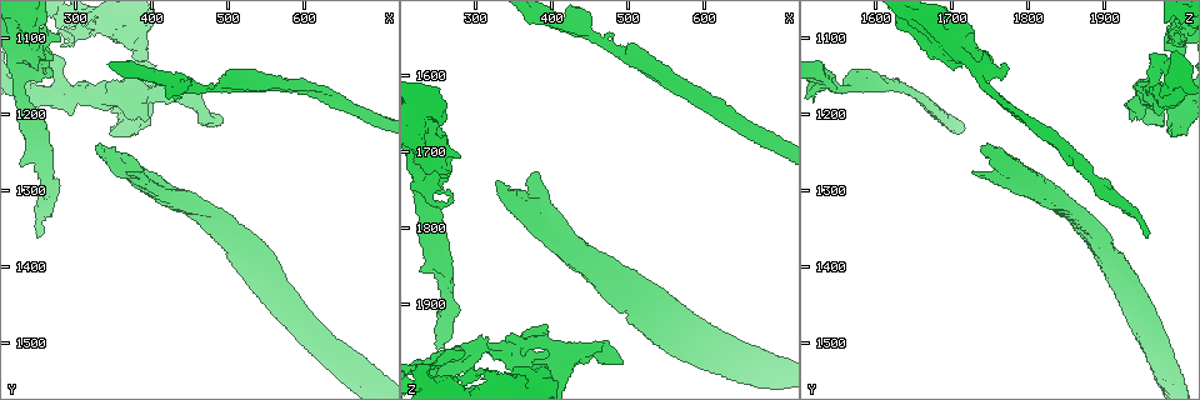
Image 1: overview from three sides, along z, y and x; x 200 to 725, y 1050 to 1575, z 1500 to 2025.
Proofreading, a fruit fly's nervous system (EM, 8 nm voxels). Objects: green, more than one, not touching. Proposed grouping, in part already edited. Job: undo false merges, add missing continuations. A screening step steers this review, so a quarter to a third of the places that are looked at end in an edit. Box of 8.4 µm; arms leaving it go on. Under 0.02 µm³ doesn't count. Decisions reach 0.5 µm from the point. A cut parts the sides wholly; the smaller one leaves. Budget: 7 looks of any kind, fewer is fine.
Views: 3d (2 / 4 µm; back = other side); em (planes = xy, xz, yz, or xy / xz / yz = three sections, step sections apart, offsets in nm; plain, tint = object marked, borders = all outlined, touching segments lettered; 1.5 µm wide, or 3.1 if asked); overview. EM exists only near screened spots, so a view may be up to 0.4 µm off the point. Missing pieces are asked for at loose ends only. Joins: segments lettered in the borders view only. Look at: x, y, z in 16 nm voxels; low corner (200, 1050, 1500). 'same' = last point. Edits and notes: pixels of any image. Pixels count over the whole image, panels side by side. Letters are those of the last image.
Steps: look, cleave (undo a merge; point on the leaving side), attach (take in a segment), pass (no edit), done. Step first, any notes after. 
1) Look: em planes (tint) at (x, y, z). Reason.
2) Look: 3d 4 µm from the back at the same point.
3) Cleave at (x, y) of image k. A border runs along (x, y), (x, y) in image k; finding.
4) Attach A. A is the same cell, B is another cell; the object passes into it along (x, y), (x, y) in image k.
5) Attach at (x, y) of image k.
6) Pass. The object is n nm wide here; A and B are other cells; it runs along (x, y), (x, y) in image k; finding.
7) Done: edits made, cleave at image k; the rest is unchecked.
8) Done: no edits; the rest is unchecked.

Look: 3d 4 µm at (465, 1200, 1960). Sharp bend.

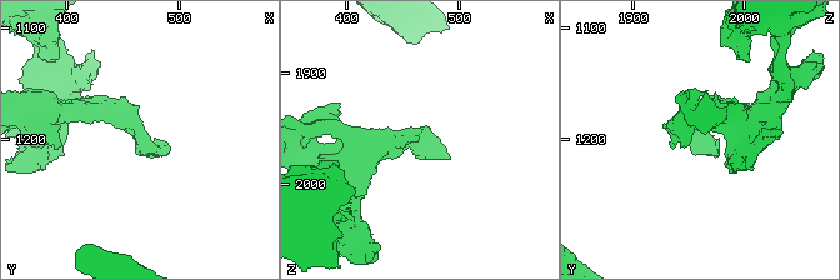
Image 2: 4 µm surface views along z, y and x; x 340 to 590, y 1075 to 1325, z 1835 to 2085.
Look: em xy step 4 (tint) at (470, 1198, 1956). Now the EM.

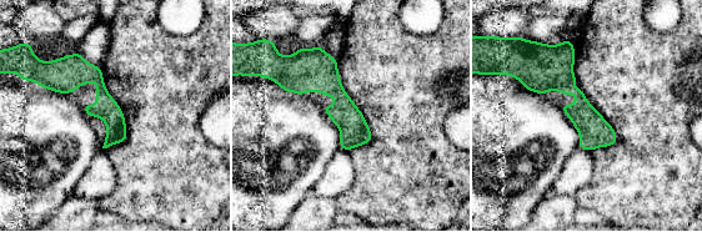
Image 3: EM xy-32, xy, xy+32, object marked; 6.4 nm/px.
Look: em planes (borders) at the same point.

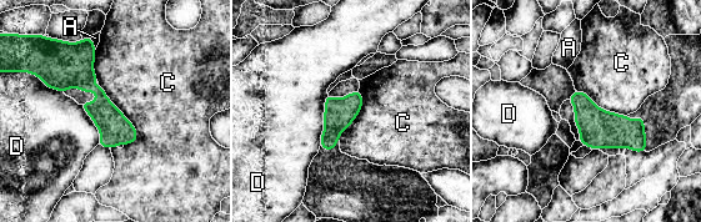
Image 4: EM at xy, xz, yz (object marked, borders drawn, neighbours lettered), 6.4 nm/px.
Pass. A, C and D are other cells; it runs along (73, 46), (75, 69), (131, 139) in image 4; all the same neuron.

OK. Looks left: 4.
Look: em yz step 4 (borders) at (250, 1360, 1955). Branch stops here.

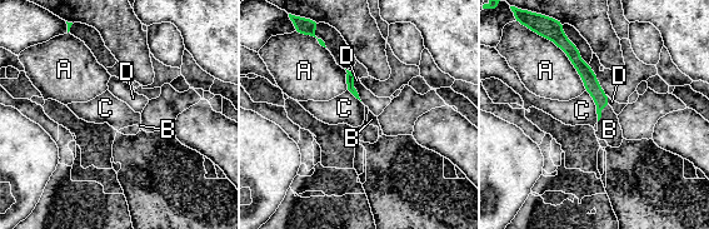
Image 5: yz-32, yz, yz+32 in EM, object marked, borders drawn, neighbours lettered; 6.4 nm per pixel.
Attach B. B is the same cell, A, C and D are other cells; the object passes into it along (590, 81), (600, 111), (609, 129) in image 5; it goes on there.

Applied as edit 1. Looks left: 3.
Look: overview.

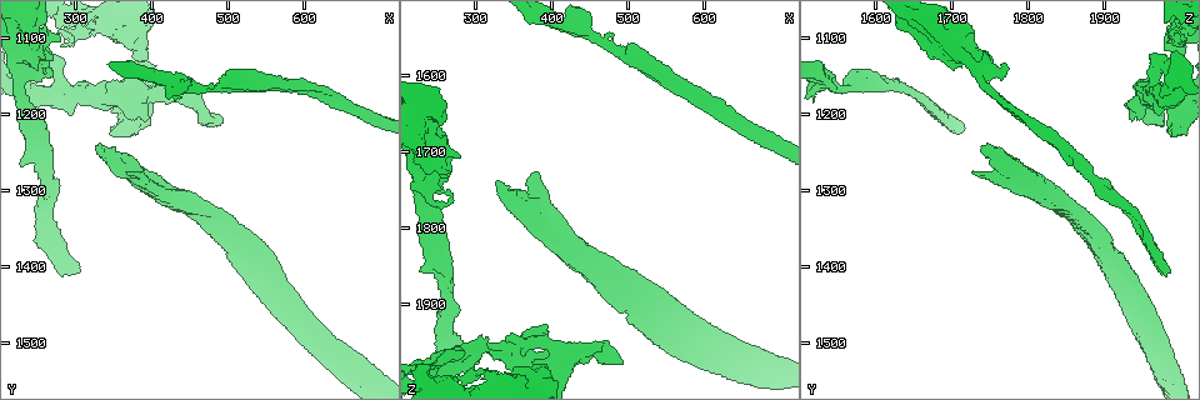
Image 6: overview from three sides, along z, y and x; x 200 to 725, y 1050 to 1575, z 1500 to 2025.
Look: em xz step 8 (tint) at (265, 1240, 1825). Tapers out.

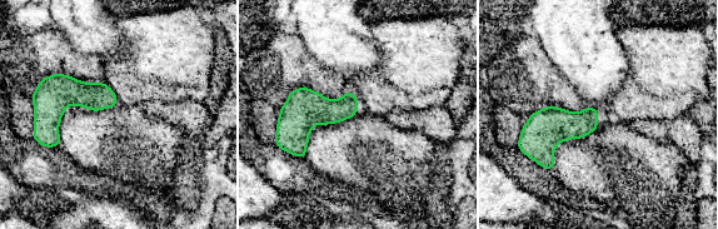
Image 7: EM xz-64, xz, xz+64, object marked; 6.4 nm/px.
Look: em planes (borders) at the same point. Cut it another way.

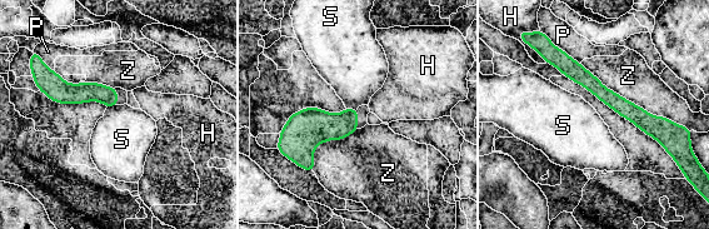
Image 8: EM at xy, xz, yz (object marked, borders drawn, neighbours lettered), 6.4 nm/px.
Pass. The object is 90 nm wide here; H, P, S and Z are other cells; a border runs along (345, 106), (357, 109) in image 8; none of them fits.

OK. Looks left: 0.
Done: edits made, attach at image 5; the rest is unchecked.

